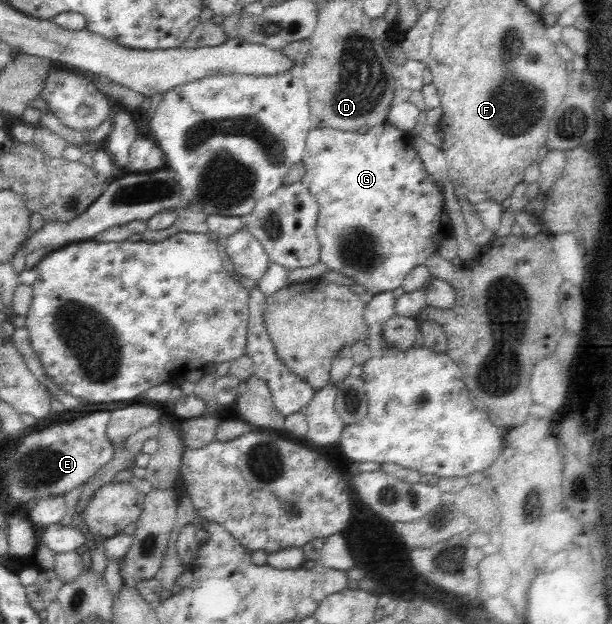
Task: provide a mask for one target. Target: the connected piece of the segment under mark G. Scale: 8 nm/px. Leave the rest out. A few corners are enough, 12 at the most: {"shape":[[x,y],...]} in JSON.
{"shape":[[312,128],[320,261],[371,295],[452,234],[409,132]]}

